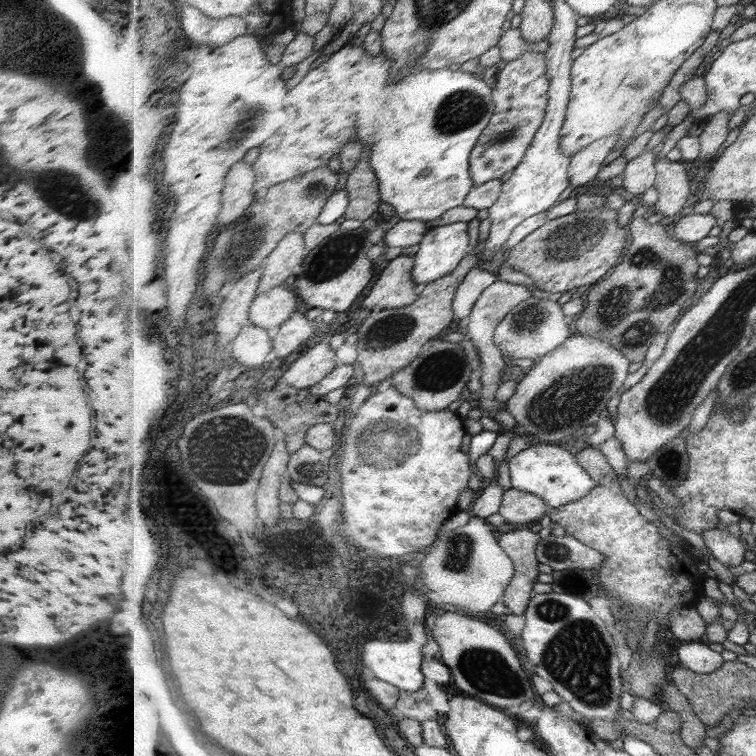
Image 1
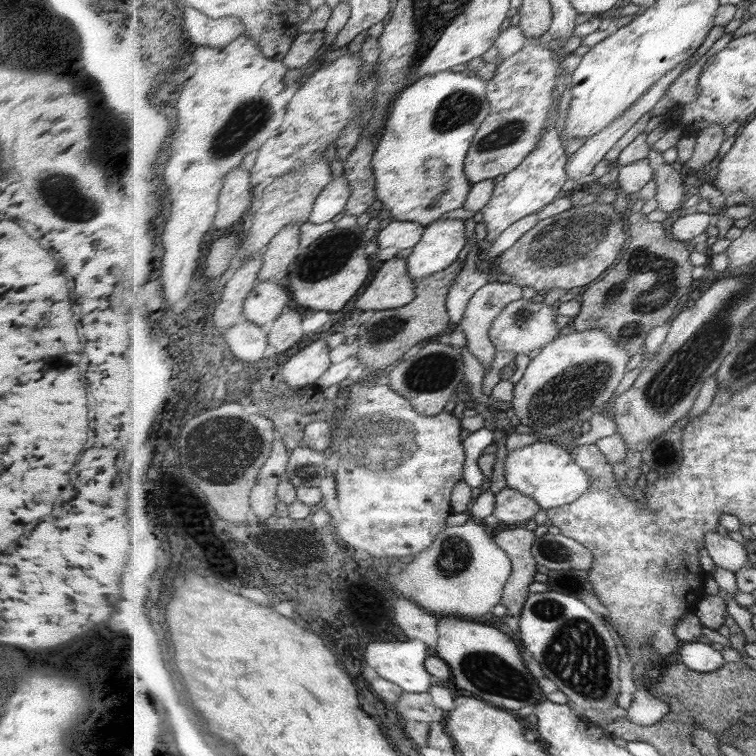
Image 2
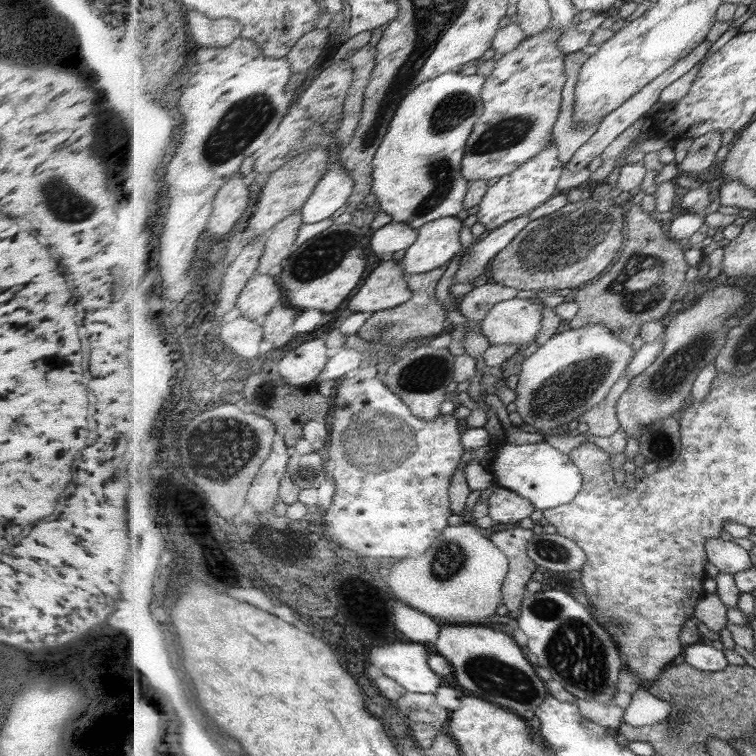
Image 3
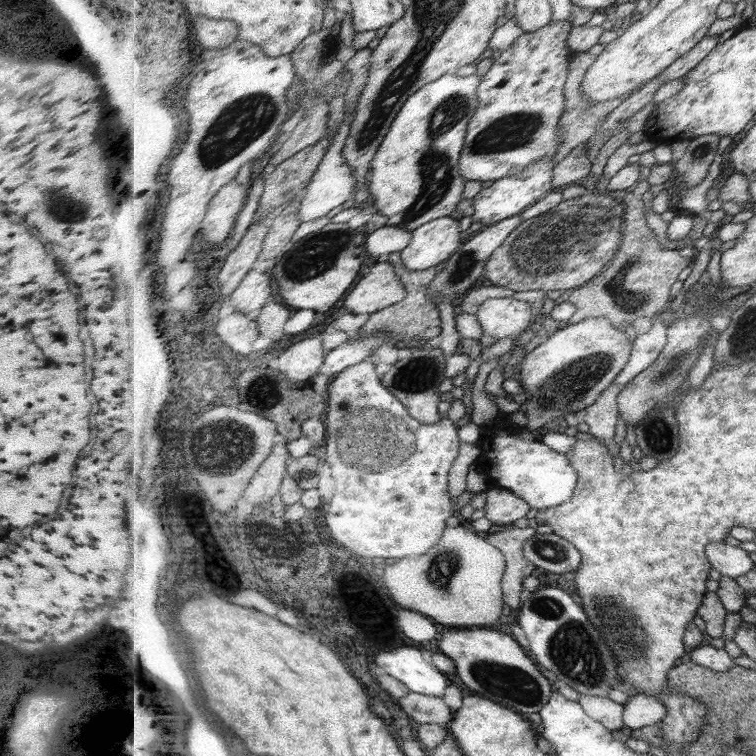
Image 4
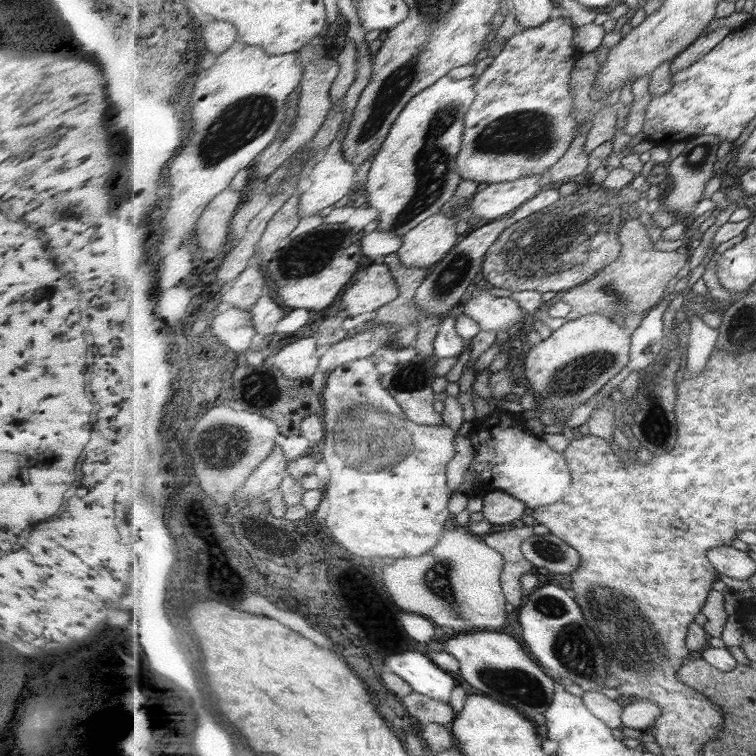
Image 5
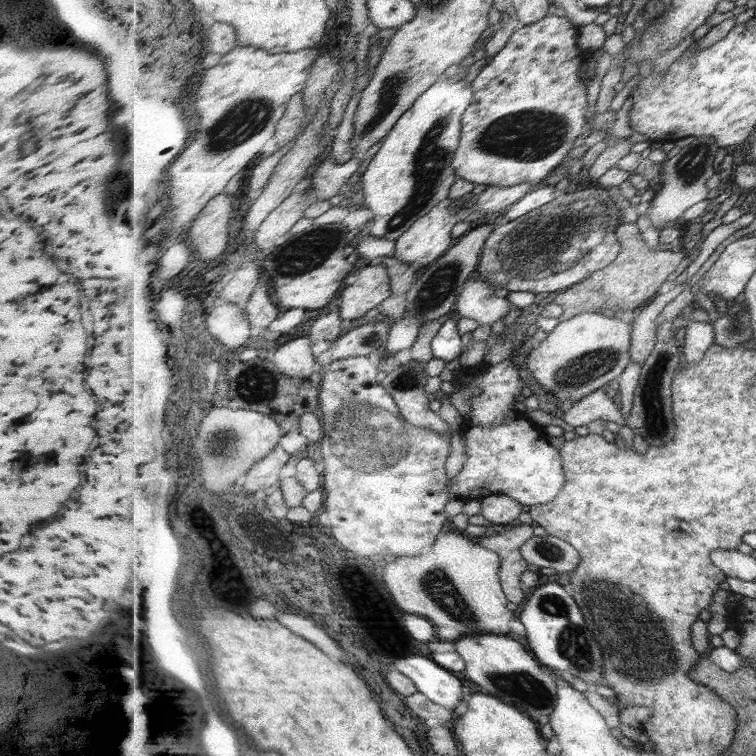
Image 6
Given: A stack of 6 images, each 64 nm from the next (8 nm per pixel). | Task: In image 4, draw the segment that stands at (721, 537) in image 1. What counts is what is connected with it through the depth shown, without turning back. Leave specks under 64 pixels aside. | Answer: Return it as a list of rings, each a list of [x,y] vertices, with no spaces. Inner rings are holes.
[[[713,542],[706,548],[709,562],[721,575],[739,578],[755,568],[750,552],[739,546],[723,542]]]

